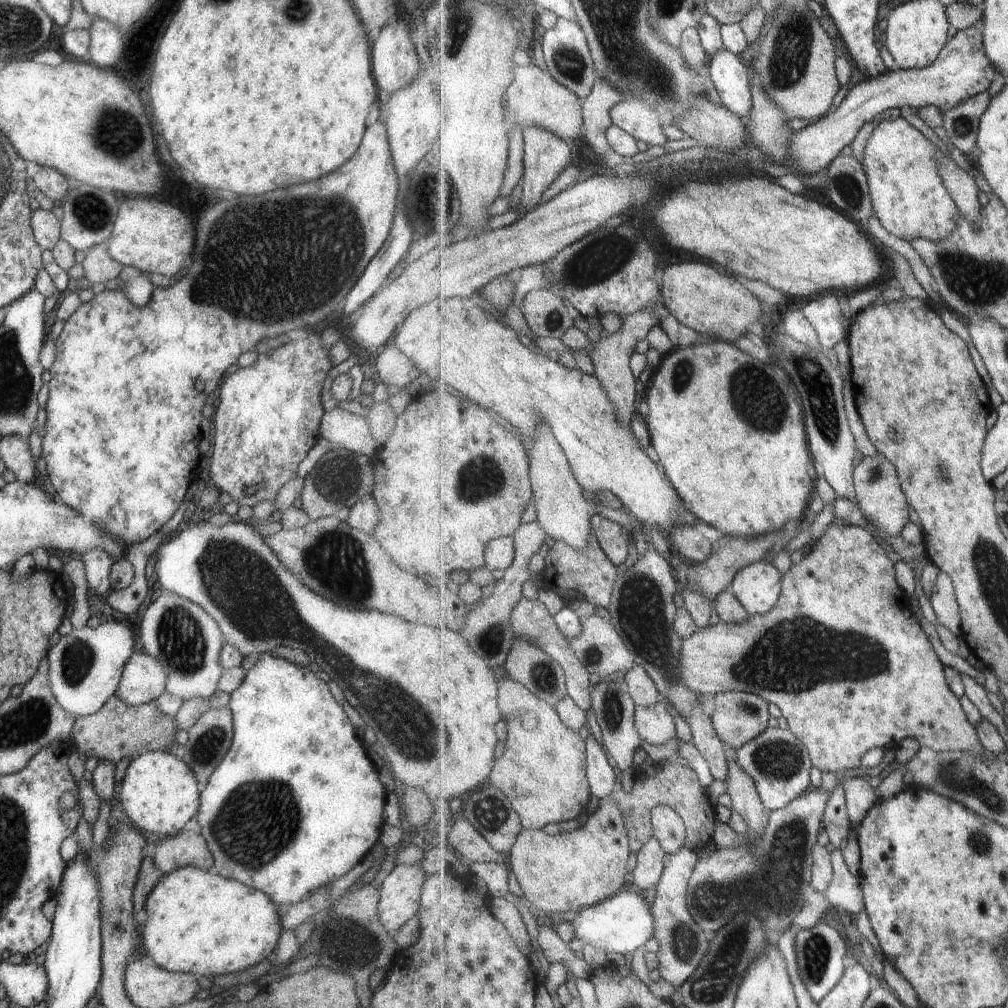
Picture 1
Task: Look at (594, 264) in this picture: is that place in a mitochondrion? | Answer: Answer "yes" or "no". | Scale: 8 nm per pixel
yes

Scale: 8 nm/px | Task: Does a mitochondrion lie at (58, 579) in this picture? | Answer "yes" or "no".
no

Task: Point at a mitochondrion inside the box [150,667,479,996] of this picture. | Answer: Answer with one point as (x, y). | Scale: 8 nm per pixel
(259, 820)

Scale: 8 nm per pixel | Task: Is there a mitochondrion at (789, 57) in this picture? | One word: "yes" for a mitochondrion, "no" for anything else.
yes

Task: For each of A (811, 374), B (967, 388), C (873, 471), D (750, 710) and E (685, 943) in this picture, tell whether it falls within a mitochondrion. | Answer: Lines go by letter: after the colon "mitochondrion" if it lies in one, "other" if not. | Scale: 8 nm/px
A: mitochondrion
B: other
C: mitochondrion
D: mitochondrion
E: mitochondrion

